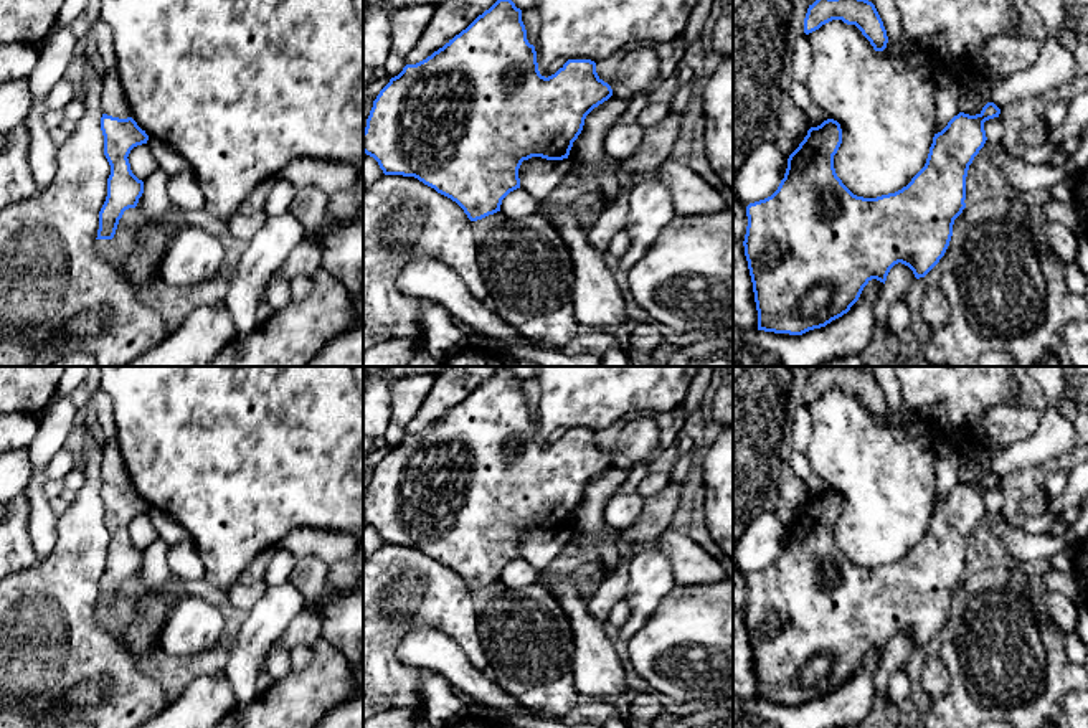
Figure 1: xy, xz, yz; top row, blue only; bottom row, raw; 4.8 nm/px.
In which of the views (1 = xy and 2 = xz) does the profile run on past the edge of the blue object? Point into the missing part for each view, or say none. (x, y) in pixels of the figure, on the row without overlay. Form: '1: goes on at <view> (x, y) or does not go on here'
1: does not go on here
2: does not go on here

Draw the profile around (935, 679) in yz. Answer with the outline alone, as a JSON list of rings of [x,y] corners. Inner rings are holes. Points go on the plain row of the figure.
[[[939,657],[926,659],[921,669],[921,685],[931,700],[941,698],[949,688],[949,674]]]

